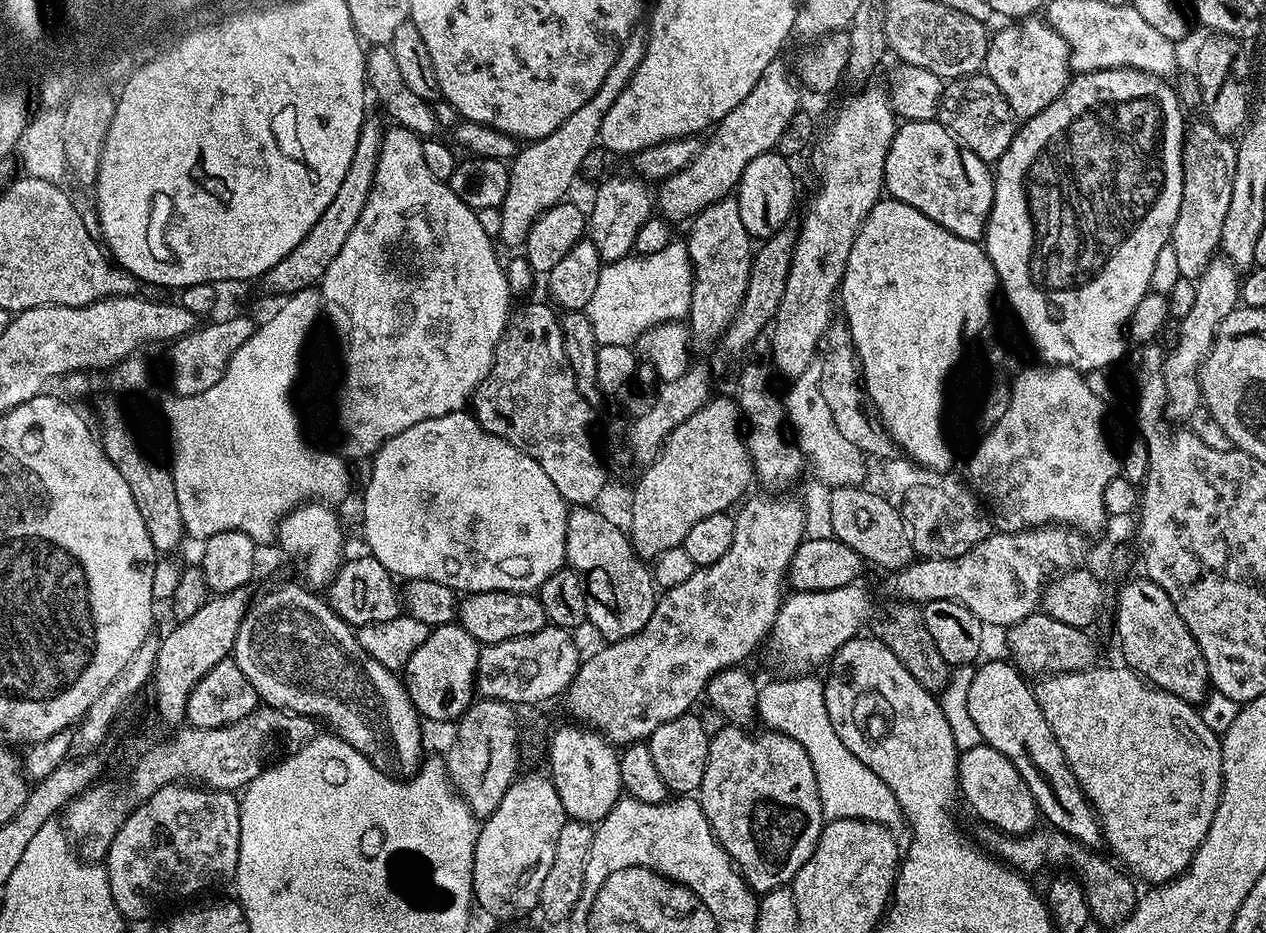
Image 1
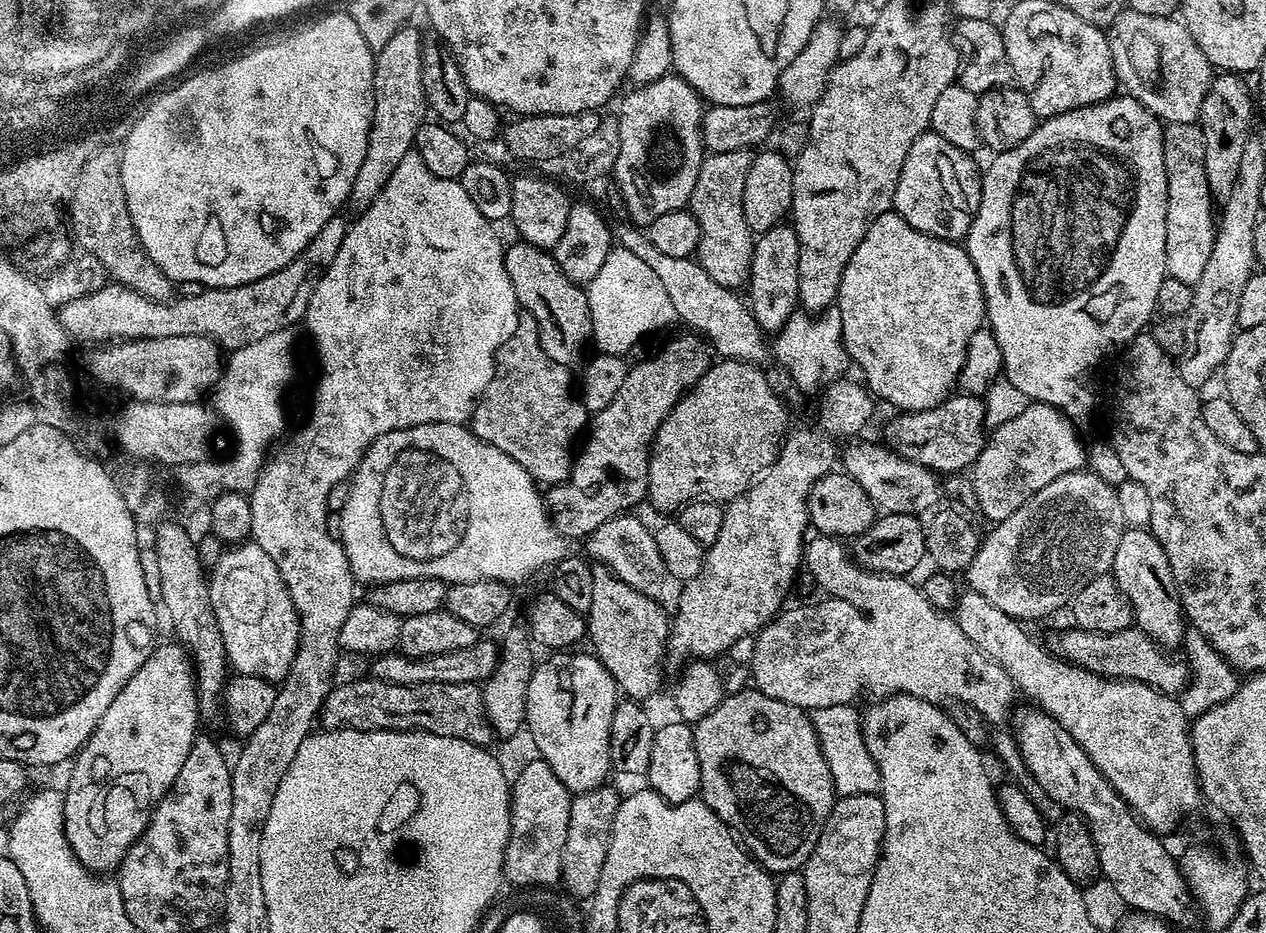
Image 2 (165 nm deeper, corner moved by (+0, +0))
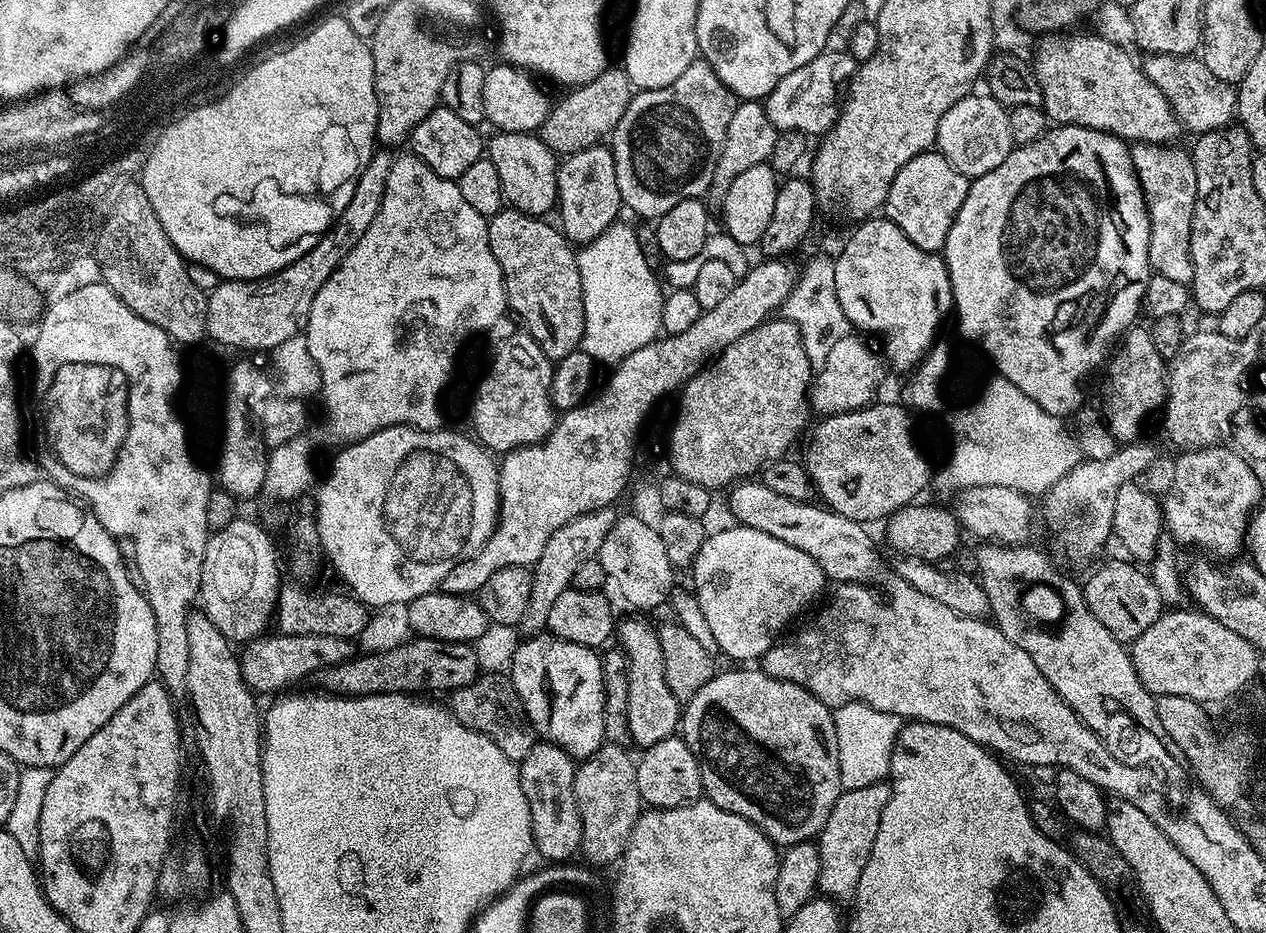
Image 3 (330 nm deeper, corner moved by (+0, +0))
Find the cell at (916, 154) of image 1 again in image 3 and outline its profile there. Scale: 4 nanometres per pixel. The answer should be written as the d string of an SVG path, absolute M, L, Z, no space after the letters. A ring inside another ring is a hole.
M923 152L898 170L882 209L883 215L892 220L914 246L939 253L946 242L946 234L950 234L950 226L954 226L958 210L962 210L962 202L966 202L969 183L969 177L954 170L941 152Z

